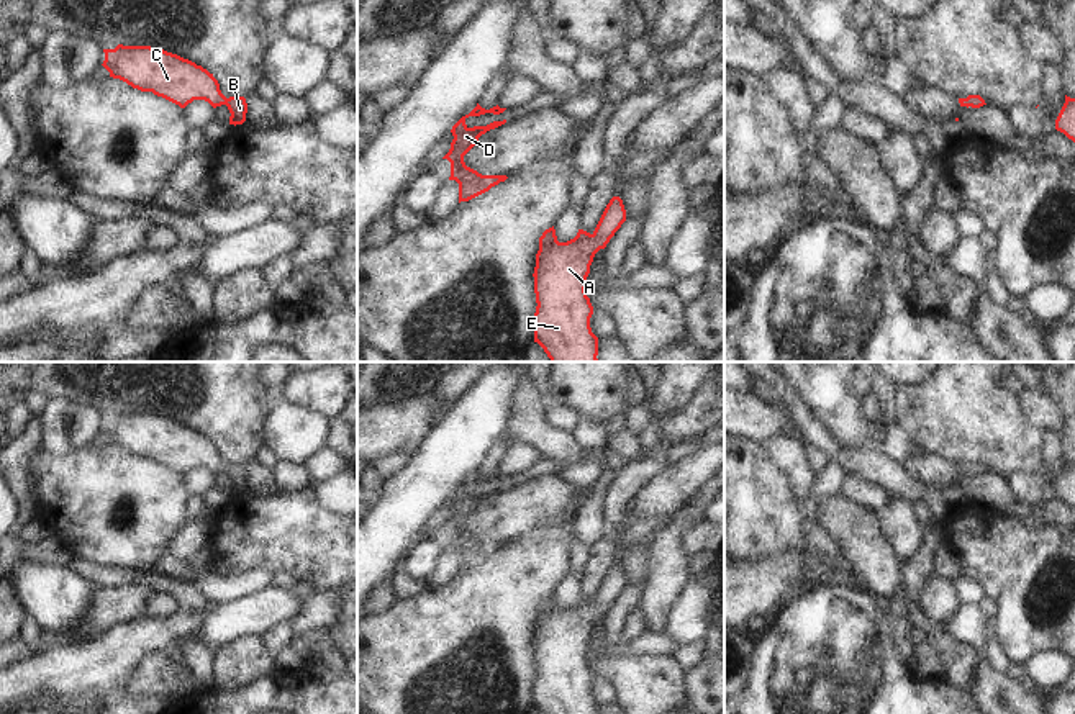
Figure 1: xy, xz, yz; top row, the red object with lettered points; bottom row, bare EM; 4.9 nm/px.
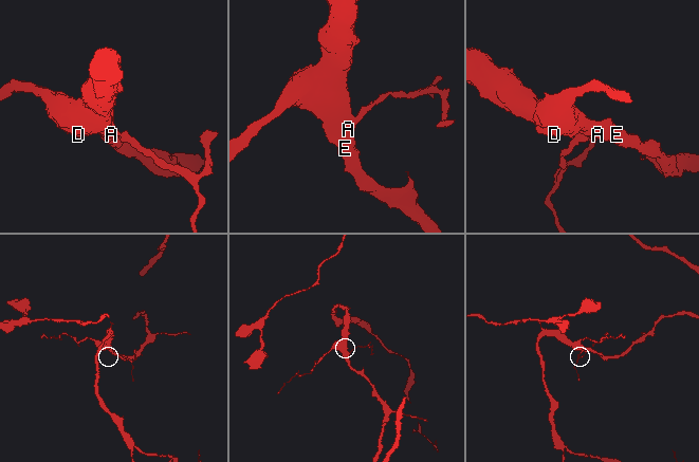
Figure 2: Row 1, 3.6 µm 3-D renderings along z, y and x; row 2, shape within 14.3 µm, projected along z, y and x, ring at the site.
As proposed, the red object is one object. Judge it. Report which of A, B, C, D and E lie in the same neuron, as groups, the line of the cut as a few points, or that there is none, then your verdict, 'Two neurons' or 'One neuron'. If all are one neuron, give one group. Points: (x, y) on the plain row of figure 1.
Groups: A B C D E. No split. One neuron.

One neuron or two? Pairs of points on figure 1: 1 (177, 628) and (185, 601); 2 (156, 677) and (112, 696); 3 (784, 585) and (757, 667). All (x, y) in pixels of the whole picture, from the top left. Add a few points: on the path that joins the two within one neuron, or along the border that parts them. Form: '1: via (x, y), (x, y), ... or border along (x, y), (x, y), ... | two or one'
1: border along (207, 601), (200, 610), (176, 608) | two
2: via (145, 678), (123, 688) | one
3: border along (808, 590), (797, 591), (771, 616) | two

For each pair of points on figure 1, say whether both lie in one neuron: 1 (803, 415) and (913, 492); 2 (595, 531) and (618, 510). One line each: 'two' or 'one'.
1: one
2: two

